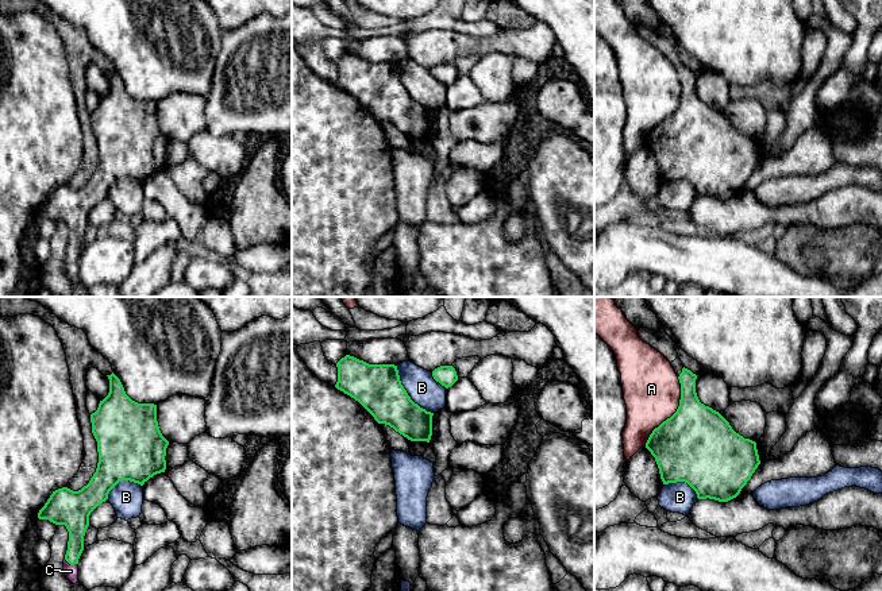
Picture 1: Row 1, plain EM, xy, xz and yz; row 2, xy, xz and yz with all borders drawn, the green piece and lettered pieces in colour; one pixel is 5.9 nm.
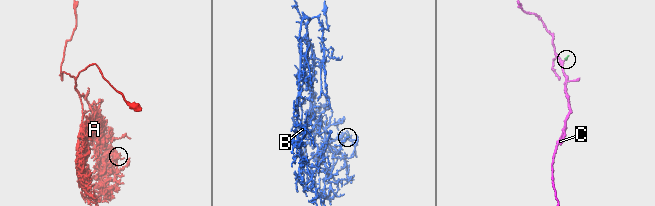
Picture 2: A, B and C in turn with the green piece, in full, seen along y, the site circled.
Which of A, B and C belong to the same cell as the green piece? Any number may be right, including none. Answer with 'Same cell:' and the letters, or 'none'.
Same cell: C

